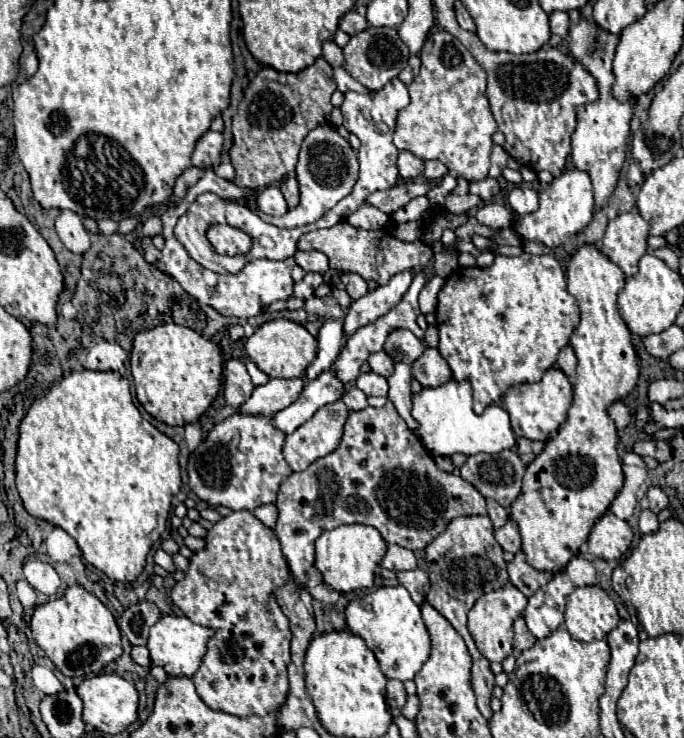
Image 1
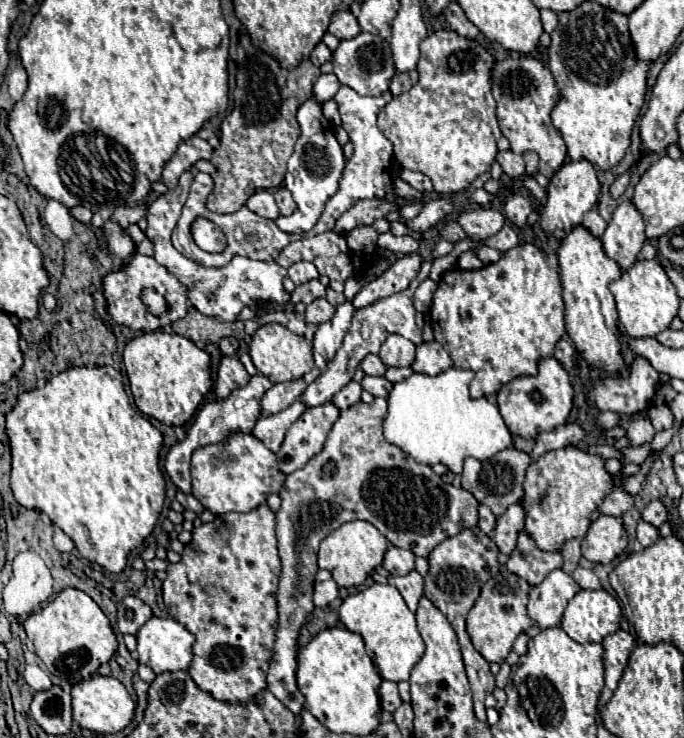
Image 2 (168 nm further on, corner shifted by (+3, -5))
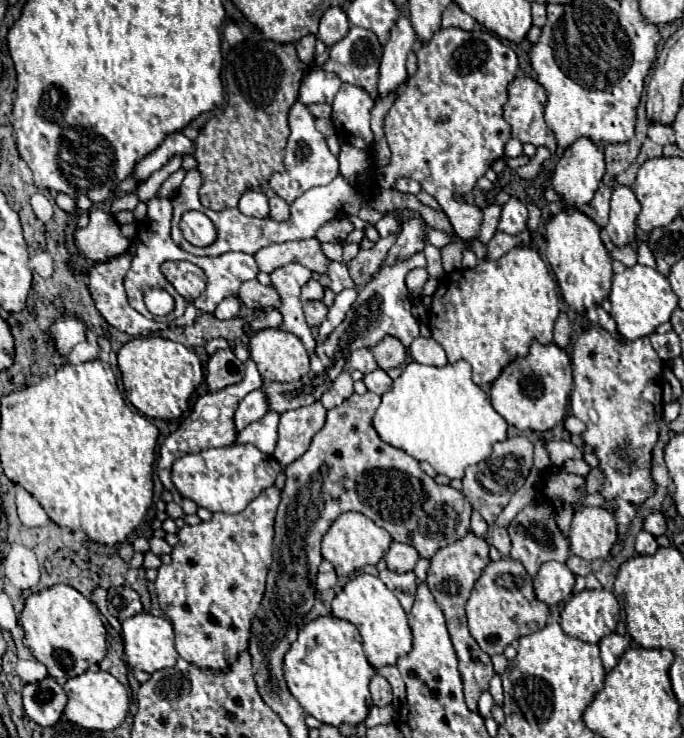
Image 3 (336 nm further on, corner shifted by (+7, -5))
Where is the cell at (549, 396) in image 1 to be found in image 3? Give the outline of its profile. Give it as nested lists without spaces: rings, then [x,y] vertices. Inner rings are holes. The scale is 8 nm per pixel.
[[[532,340],[528,356],[506,364],[500,376],[492,382],[492,406],[508,424],[520,430],[552,430],[566,416],[572,384],[572,362],[566,350],[556,344],[540,344],[538,340]]]

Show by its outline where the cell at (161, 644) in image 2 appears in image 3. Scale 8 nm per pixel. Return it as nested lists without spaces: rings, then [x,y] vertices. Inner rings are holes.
[[[140,612],[140,614],[124,620],[122,622],[122,640],[124,640],[122,660],[130,668],[144,670],[144,672],[152,674],[154,670],[170,668],[172,664],[176,664],[178,652],[174,648],[174,630],[172,630],[172,624],[162,616]]]

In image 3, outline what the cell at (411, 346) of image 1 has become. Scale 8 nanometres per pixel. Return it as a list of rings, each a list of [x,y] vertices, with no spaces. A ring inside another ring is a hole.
[[[386,336],[382,342],[378,342],[372,348],[372,354],[378,362],[378,368],[382,368],[382,370],[402,366],[406,362],[406,356],[408,356],[404,346],[400,344],[400,340],[396,340],[394,336]]]

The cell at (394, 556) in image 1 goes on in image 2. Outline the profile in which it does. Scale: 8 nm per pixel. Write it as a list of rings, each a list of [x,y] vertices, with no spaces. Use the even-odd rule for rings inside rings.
[[[388,546],[386,556],[382,566],[390,572],[390,574],[398,574],[398,576],[406,576],[408,572],[414,570],[414,554],[396,546]]]

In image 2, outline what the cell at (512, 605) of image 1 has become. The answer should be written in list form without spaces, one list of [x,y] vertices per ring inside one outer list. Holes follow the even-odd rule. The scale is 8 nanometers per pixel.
[[[500,570],[494,578],[490,578],[476,604],[472,606],[472,610],[466,616],[466,628],[468,634],[472,638],[474,648],[488,660],[488,662],[498,662],[502,664],[506,660],[506,656],[512,650],[512,642],[516,640],[516,636],[522,630],[530,630],[534,624],[526,614],[526,604],[528,604],[528,582],[520,580],[518,576],[512,576],[508,570]]]

